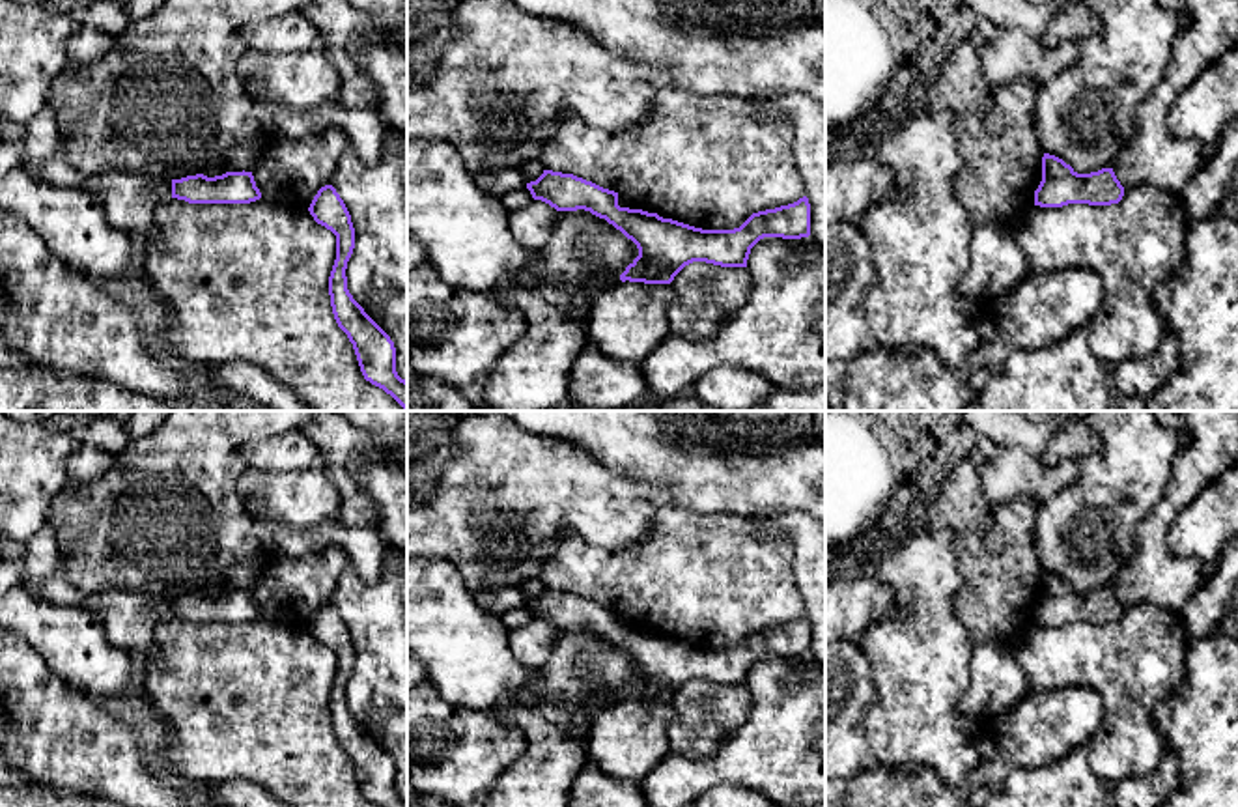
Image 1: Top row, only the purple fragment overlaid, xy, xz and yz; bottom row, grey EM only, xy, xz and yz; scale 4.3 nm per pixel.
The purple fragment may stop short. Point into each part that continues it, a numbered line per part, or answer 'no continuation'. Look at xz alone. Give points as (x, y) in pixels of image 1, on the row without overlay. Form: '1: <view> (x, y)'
no continuation

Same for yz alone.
no continuation

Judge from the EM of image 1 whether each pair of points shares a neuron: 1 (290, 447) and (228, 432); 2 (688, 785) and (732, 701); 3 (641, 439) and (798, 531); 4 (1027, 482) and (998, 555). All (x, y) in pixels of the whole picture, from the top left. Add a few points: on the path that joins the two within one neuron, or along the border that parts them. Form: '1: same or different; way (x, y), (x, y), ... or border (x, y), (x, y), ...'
1: different; border (295, 430), (253, 439), (243, 451), (245, 466)
2: different; border (736, 729), (708, 755), (686, 757), (671, 753)
3: different; border (805, 510), (773, 510), (755, 516)
4: different; border (981, 479), (992, 499), (1037, 503)

